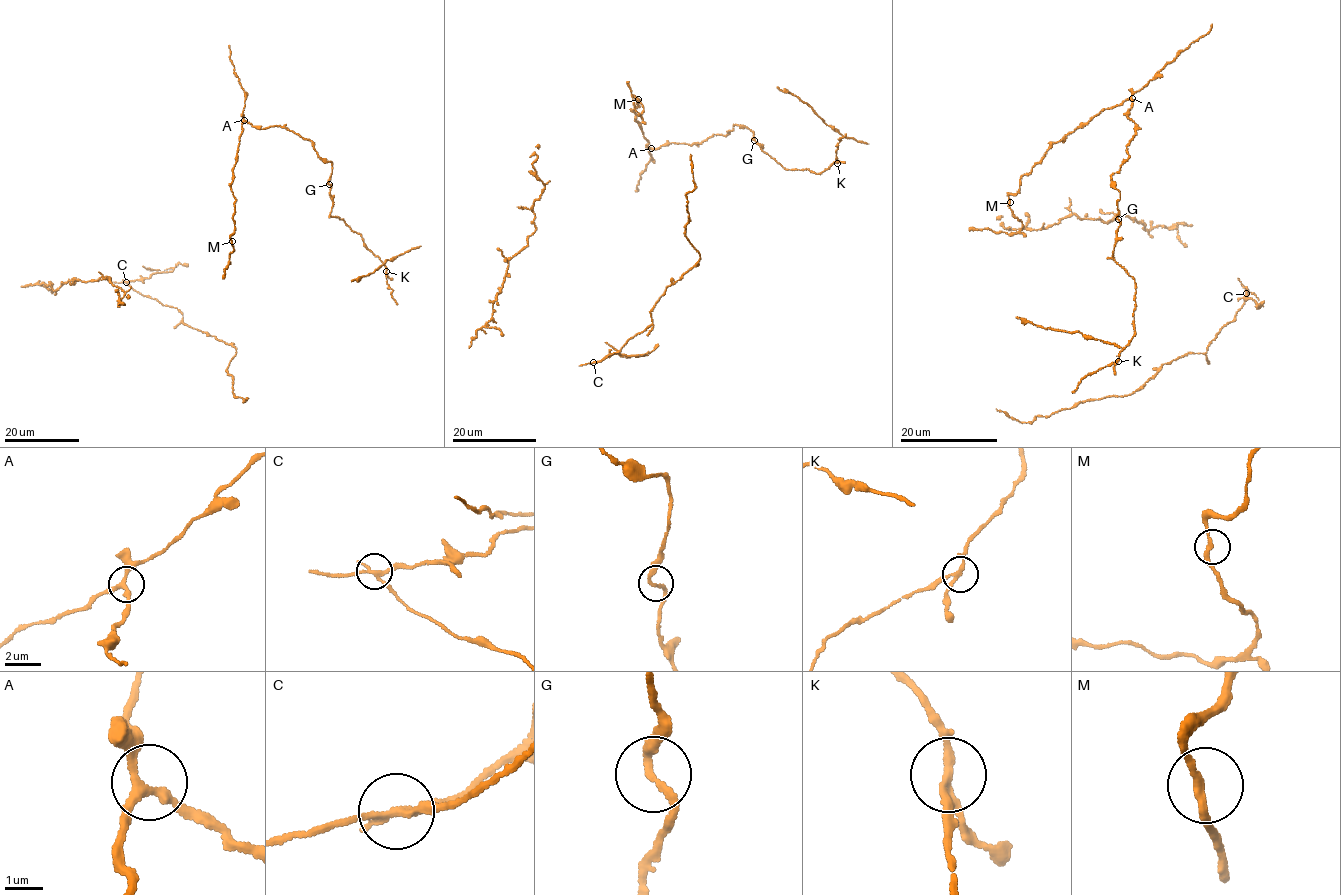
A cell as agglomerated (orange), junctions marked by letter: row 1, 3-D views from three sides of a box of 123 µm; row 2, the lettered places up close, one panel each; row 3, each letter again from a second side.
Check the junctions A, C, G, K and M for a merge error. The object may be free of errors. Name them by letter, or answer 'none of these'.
C

